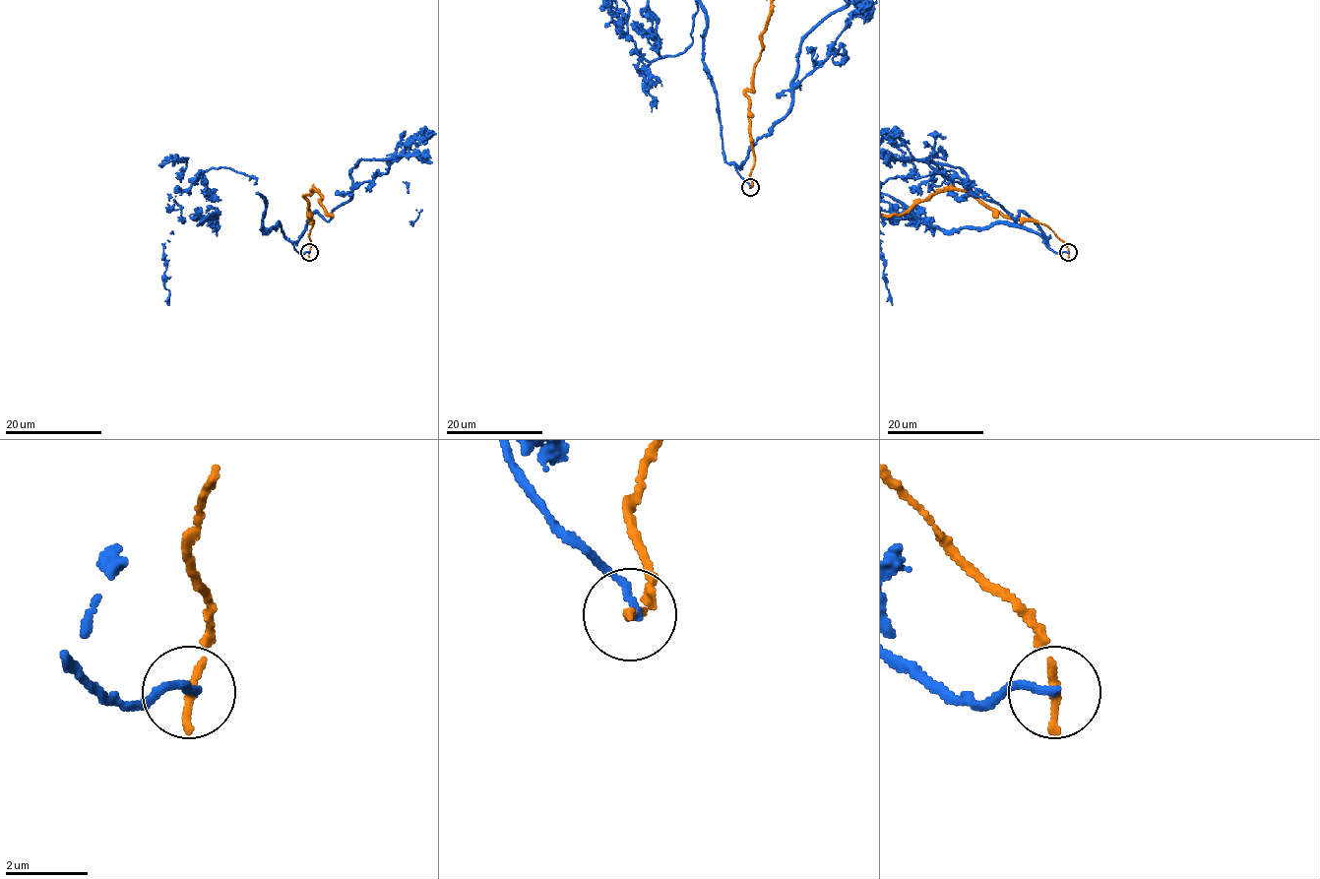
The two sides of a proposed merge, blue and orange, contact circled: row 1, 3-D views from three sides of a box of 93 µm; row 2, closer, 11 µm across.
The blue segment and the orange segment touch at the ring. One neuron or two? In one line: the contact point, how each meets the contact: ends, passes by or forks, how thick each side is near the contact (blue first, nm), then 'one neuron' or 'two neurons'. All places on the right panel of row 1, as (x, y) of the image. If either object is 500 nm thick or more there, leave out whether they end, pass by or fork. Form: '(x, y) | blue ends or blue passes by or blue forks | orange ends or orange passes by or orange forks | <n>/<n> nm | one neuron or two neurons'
(1068, 252) | blue ends | orange ends | 180/240 nm | two neurons

